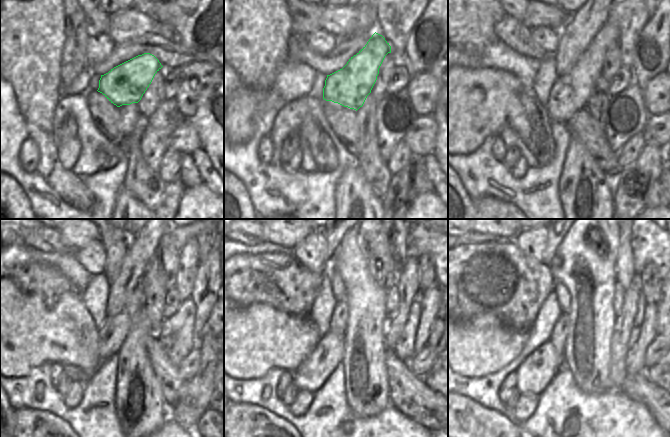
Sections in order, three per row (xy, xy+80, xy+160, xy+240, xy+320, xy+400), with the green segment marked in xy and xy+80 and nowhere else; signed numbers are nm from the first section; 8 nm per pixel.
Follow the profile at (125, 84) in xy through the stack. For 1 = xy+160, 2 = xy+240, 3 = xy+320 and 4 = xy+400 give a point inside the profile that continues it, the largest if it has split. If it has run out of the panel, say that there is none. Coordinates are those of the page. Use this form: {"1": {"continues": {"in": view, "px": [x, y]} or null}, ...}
{"1": {"continues": {"in": "xy+160", "px": [570, 92]}}, "2": {"continues": {"in": "xy+240", "px": [114, 330]}}, "3": {"continues": {"in": "xy+320", "px": [313, 372]}}, "4": {"continues": {"in": "xy+400", "px": [540, 366]}}}

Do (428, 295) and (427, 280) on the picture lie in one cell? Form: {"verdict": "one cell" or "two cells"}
{"verdict": "two cells"}

